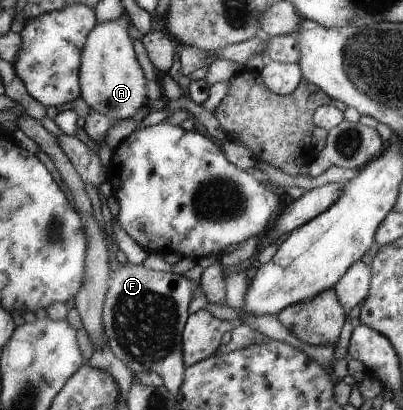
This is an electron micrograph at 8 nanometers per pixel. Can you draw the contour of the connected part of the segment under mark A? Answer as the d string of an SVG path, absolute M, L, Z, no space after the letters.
M122 16L113 21L97 23L87 35L81 53L80 91L93 111L104 114L112 121L128 119L147 102L147 80L135 58L133 40L129 33L129 18Z

